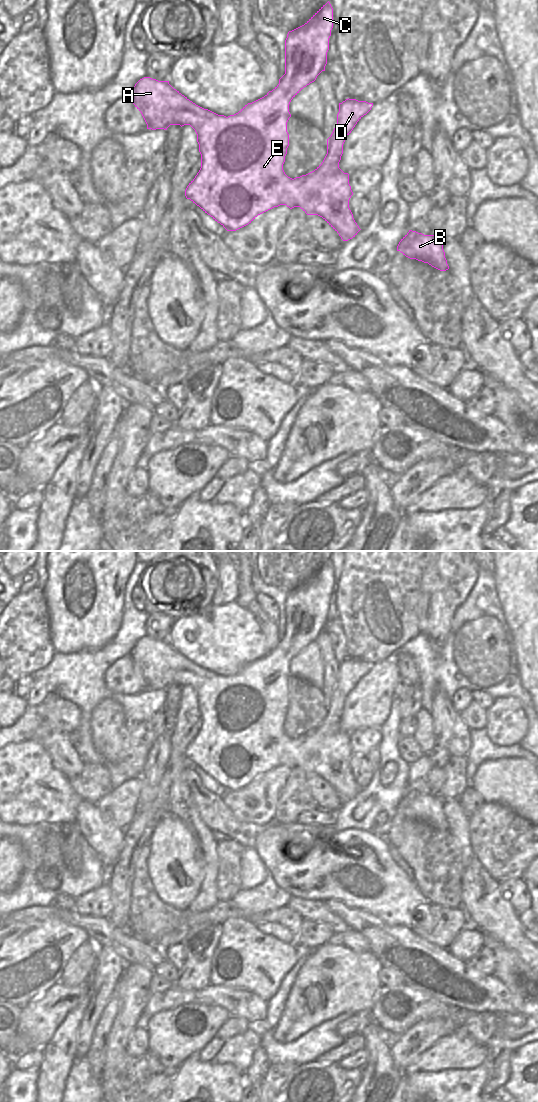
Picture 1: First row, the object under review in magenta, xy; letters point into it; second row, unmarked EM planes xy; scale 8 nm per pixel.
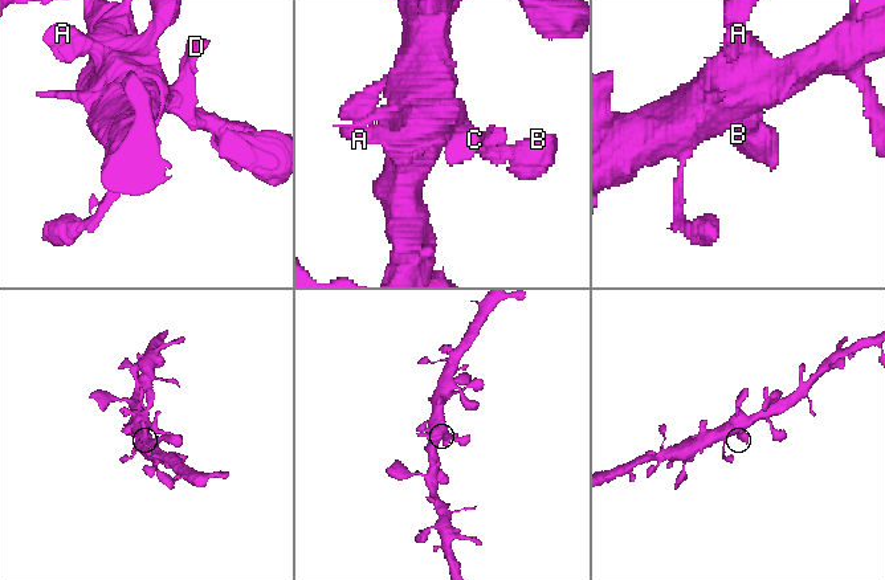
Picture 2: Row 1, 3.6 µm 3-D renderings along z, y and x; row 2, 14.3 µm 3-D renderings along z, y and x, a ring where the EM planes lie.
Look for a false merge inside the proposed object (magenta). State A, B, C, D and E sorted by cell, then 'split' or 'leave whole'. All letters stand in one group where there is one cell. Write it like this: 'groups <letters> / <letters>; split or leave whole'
groups A B C D E; leave whole

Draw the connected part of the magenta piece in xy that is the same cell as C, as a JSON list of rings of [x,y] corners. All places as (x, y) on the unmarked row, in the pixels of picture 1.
[[[328,561],[304,585],[288,592],[285,600],[285,634],[279,639],[279,644],[264,657],[248,663],[238,673],[228,677],[196,665],[174,649],[169,641],[144,637],[131,650],[129,655],[135,667],[141,672],[147,689],[167,690],[170,685],[180,685],[181,687],[190,685],[195,690],[201,714],[201,728],[187,746],[185,756],[227,791],[236,791],[251,783],[258,775],[280,765],[286,765],[290,769],[300,767],[307,775],[322,777],[343,801],[352,799],[361,790],[349,768],[349,760],[353,755],[349,744],[349,734],[339,728],[339,722],[343,714],[345,698],[351,693],[357,682],[371,670],[373,663],[349,658],[339,663],[337,684],[327,699],[327,714],[323,722],[314,731],[294,739],[288,737],[283,730],[289,706],[287,692],[287,682],[291,677],[289,664],[304,647],[314,642],[317,636],[325,631],[332,588],[333,568]]]

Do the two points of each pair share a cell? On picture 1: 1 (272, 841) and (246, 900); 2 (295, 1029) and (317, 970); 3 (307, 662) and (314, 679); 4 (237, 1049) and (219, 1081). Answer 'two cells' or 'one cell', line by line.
1: two cells
2: one cell
3: one cell
4: two cells

